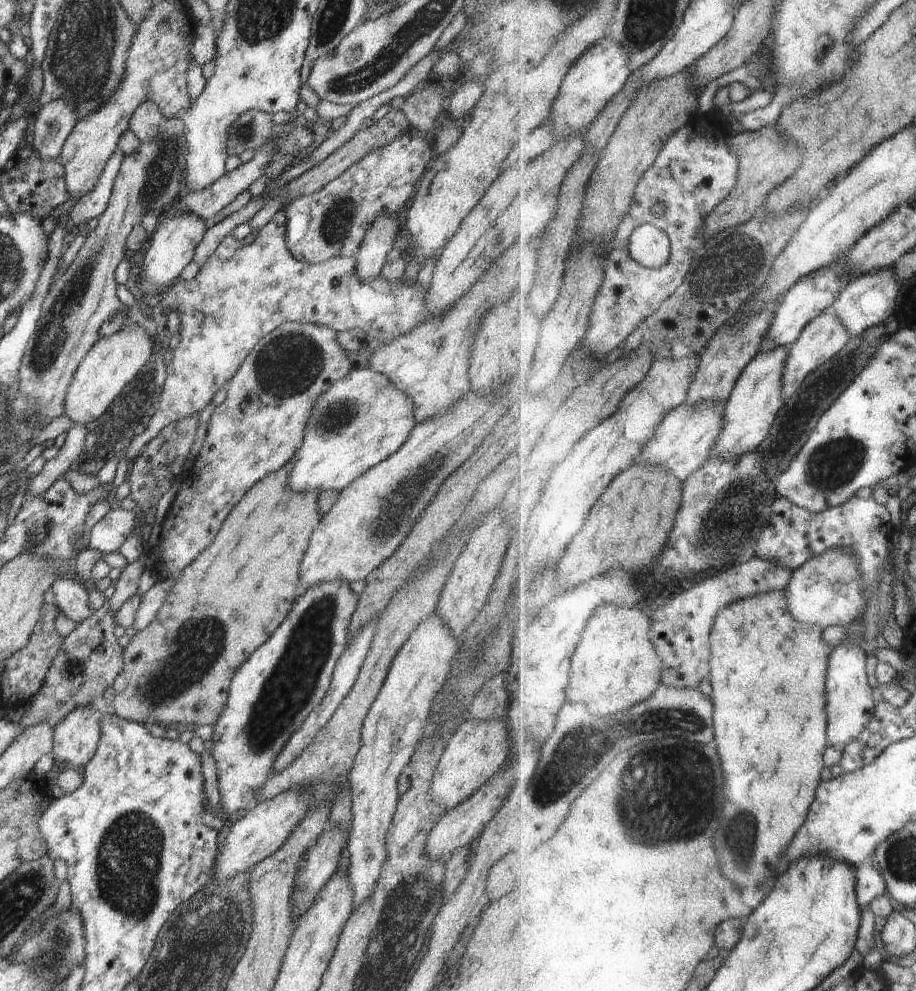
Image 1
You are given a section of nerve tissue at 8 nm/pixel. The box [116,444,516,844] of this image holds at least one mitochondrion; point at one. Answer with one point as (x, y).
(293, 681)

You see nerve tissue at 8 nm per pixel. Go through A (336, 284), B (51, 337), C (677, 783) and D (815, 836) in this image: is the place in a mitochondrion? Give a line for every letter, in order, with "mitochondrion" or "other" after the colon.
A: mitochondrion
B: mitochondrion
C: mitochondrion
D: other

